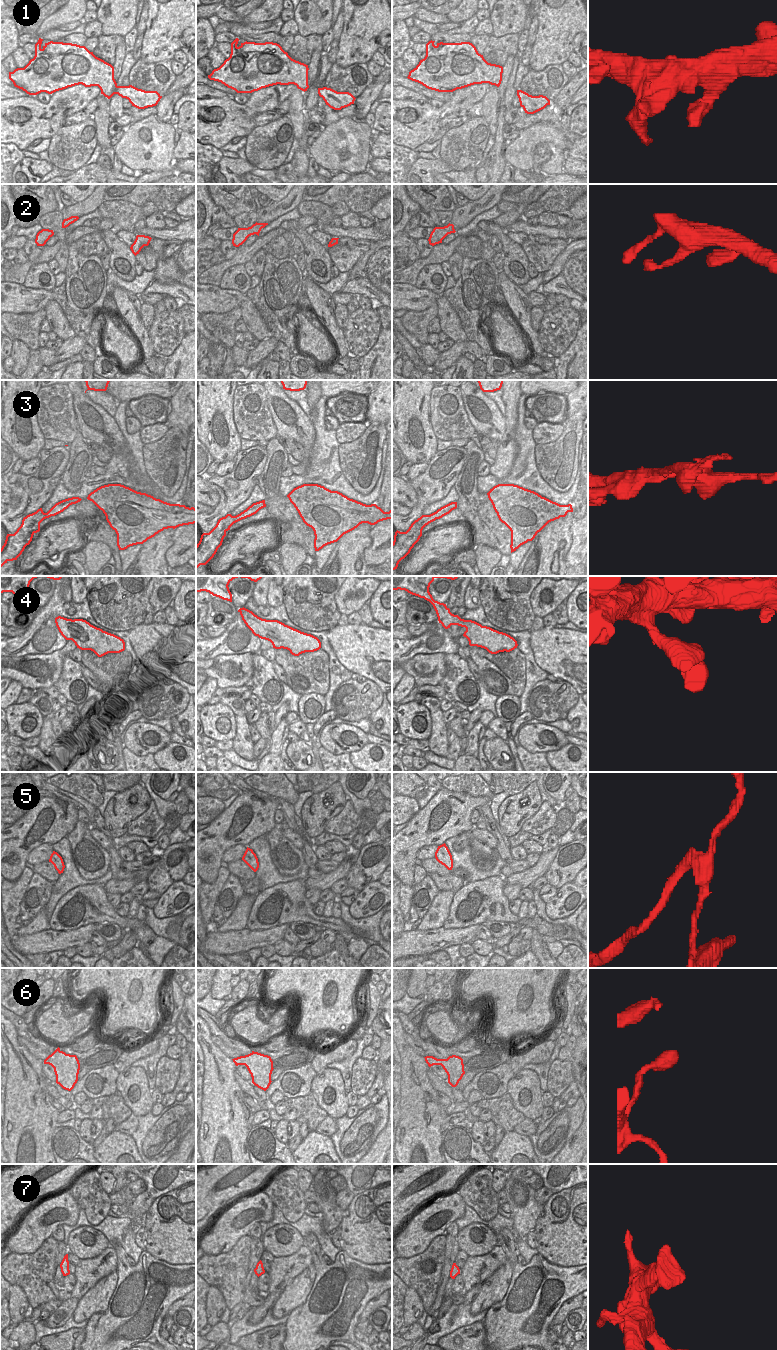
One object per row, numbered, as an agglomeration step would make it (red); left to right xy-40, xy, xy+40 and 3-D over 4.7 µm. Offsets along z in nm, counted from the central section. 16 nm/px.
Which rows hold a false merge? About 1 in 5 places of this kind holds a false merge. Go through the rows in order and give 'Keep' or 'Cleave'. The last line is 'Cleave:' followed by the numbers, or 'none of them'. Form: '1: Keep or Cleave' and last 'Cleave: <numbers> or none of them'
1: Keep
2: Keep
3: Cleave
4: Keep
5: Cleave
6: Keep
7: Keep
Cleave: 3, 5

